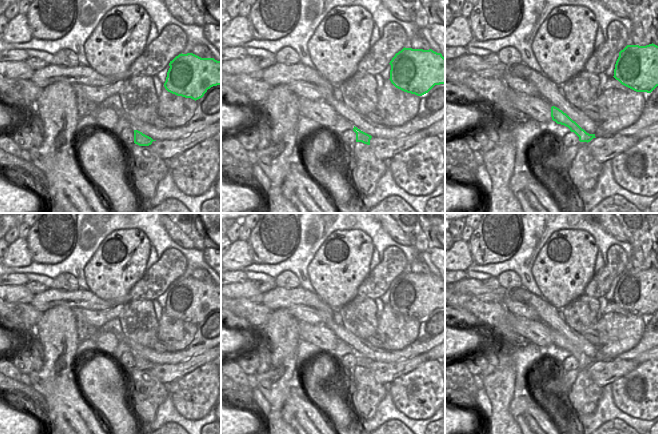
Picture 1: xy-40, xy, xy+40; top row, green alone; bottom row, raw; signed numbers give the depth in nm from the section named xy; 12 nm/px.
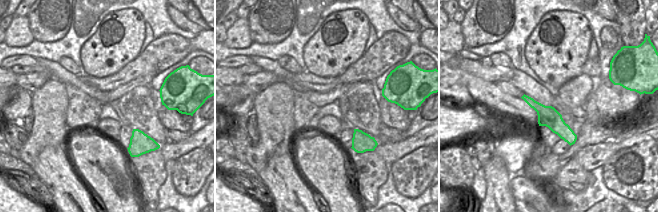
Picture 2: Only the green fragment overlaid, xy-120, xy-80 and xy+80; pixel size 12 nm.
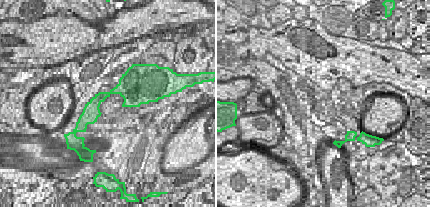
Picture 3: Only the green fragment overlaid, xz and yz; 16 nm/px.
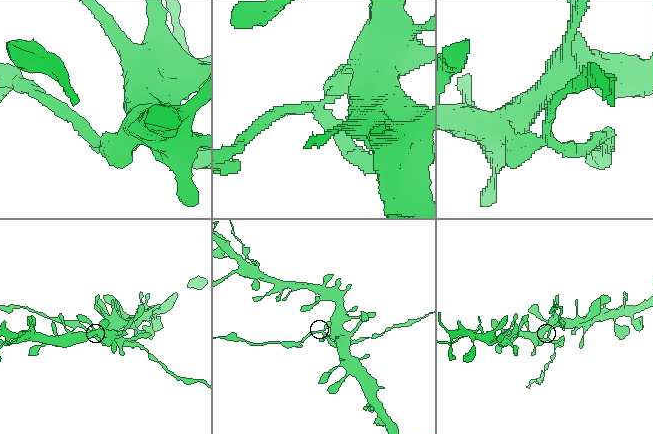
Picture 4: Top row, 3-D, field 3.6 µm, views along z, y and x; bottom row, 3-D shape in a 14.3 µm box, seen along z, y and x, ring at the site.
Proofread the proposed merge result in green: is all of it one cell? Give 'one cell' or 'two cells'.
two cells

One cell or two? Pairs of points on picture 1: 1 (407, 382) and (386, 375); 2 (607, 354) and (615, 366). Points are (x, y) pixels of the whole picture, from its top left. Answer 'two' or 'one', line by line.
1: two
2: two

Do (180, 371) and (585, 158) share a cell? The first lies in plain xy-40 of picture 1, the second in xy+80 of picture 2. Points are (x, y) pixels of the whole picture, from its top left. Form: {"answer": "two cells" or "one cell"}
{"answer": "one cell"}

